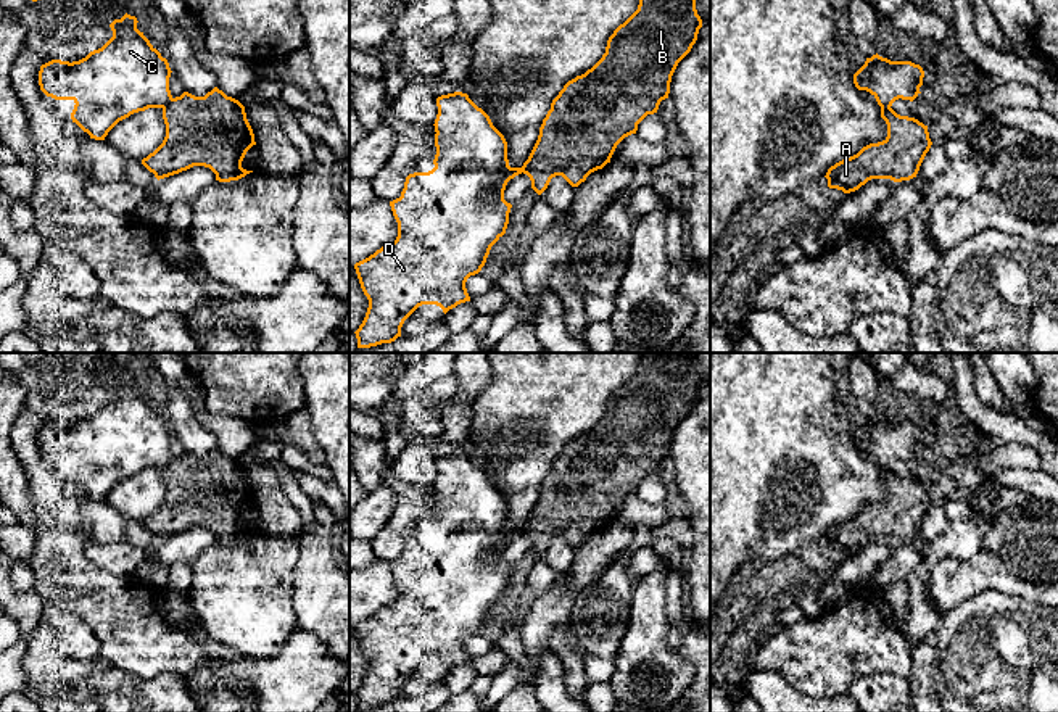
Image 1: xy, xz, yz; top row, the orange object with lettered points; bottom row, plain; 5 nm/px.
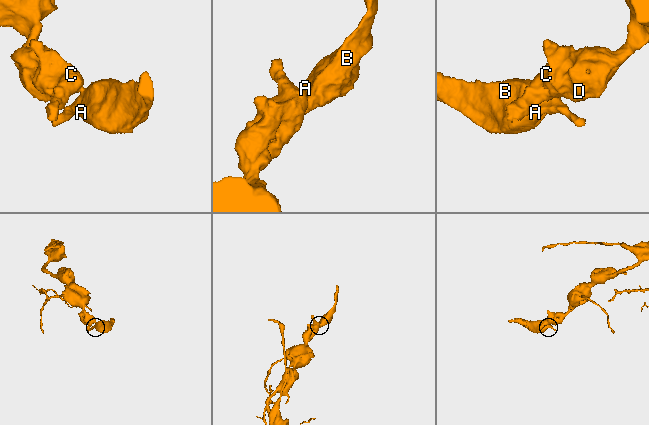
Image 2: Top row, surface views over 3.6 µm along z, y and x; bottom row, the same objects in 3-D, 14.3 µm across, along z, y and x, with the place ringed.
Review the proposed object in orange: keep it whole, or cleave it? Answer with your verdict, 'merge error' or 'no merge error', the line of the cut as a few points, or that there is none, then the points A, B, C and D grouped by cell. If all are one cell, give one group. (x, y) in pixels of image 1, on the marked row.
merge error | xy (173, 99), (163, 108) | A B / C D

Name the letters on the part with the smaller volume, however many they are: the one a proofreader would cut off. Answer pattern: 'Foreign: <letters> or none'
Foreign: A, B

